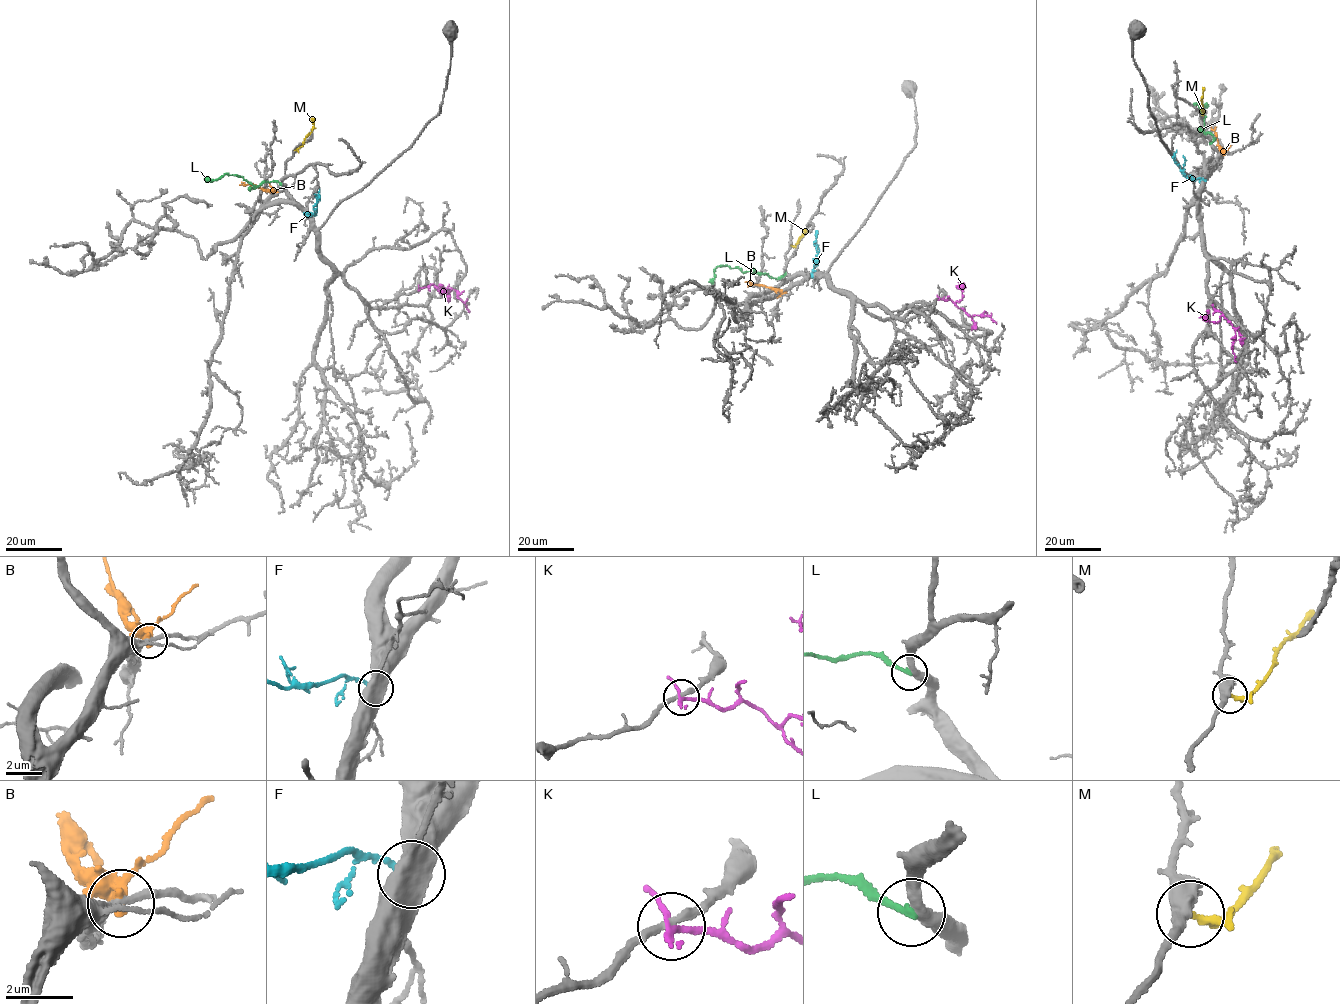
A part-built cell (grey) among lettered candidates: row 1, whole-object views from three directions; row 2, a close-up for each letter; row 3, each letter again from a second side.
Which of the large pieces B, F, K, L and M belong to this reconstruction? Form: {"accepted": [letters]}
{"accepted": ["M"]}

